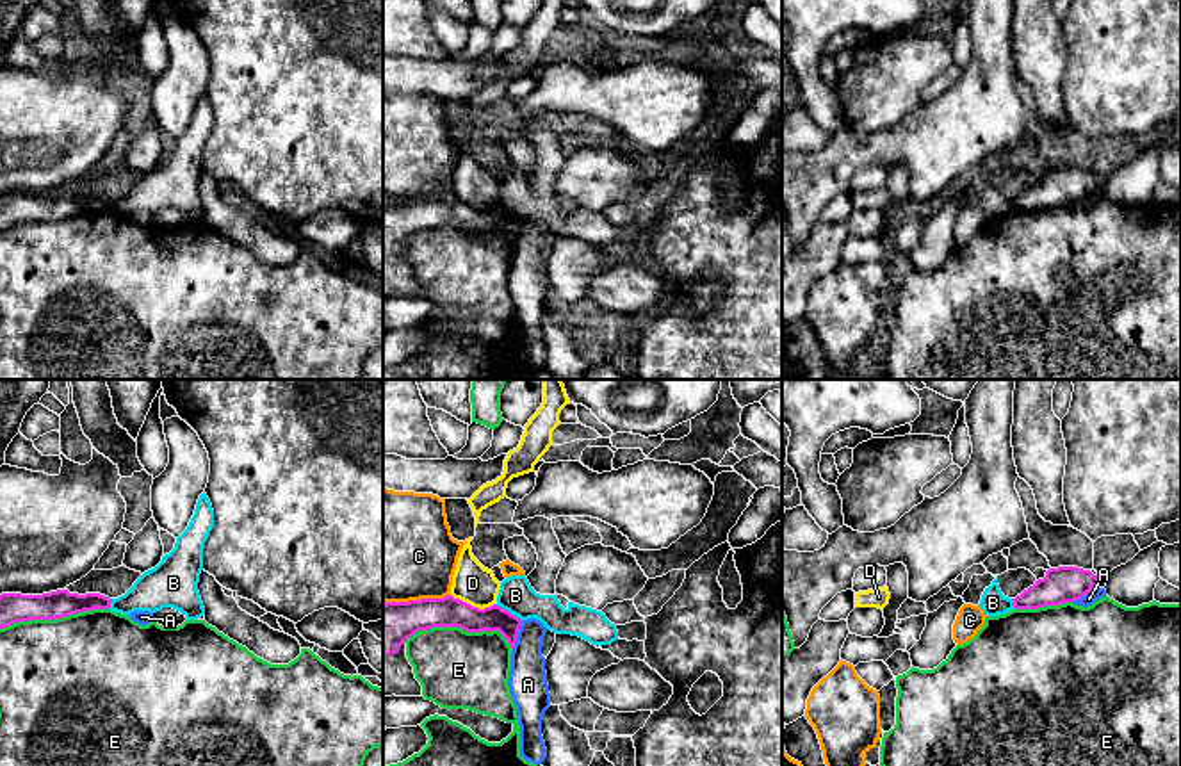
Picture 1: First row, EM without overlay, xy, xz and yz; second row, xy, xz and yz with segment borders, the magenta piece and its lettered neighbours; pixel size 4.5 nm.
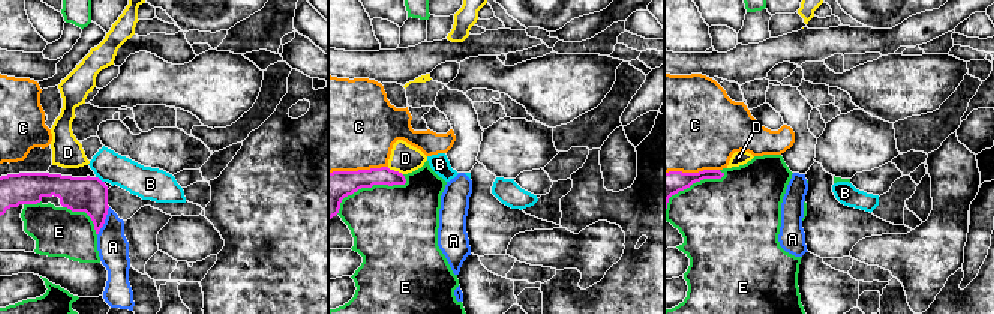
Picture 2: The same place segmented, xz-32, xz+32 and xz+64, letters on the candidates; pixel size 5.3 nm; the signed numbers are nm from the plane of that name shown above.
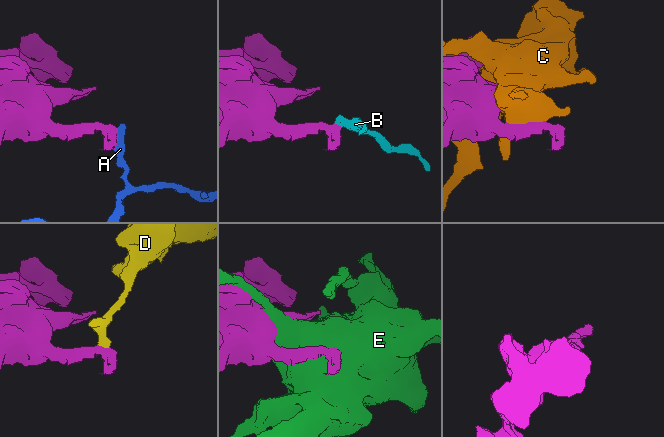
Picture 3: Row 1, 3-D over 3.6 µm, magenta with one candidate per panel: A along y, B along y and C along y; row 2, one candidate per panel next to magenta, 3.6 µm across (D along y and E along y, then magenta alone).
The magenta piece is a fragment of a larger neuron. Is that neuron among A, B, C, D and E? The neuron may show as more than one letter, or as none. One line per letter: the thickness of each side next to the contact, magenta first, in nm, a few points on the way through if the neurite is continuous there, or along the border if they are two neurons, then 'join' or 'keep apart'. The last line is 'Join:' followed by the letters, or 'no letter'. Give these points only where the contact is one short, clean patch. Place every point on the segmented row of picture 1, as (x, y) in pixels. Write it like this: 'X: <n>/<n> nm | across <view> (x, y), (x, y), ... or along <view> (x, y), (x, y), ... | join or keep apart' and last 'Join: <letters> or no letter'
A: 120/180 nm | along xz (522, 620), (517, 642), (512, 647) | keep apart
B: 130/160 nm | along xz (496, 604), (521, 620) | keep apart
C: 220/480 nm | keep apart
D: 140/180 nm | along xz (451, 594), (480, 608), (496, 604) | keep apart
E: 150/360 nm | keep apart
Join: no letter

